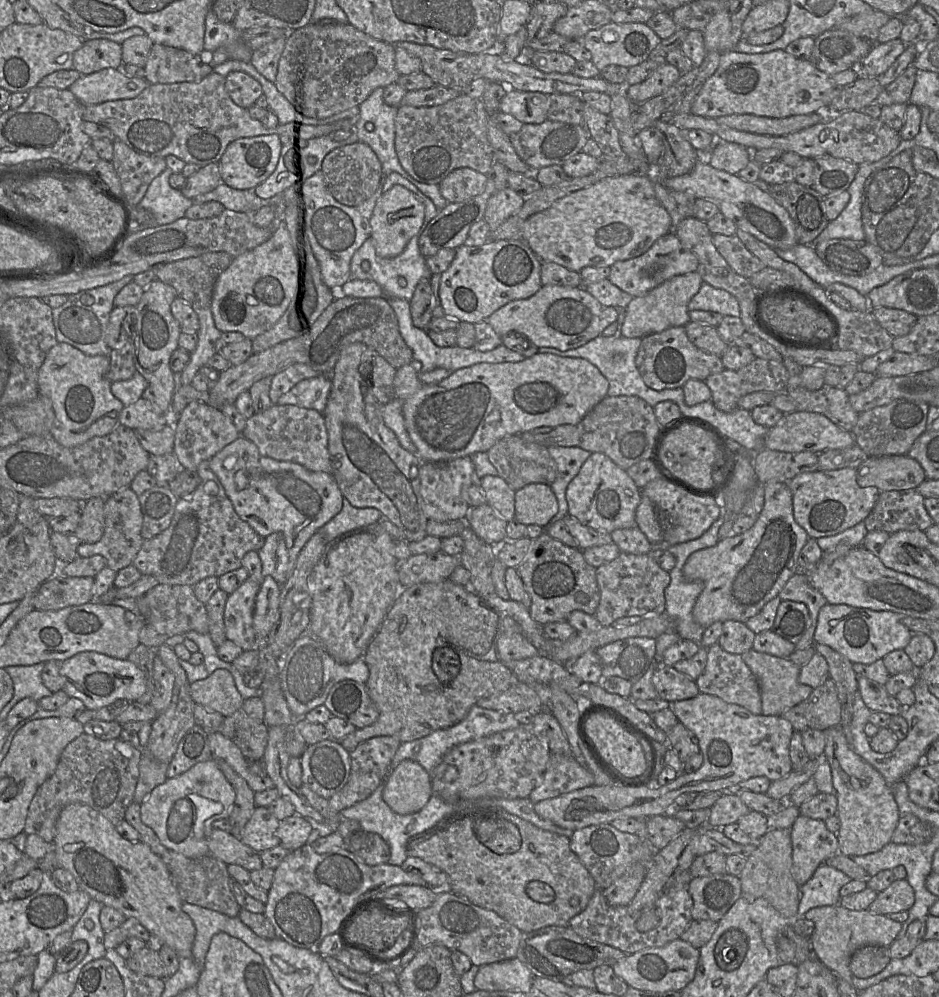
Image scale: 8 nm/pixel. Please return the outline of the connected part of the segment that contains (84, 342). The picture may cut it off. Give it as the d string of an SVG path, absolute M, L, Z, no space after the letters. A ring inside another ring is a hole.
M127 275L110 284L68 295L68 300L63 305L52 308L57 341L70 344L89 356L104 355L109 357L111 348L106 343L106 330L114 308L114 298L131 281L133 281L133 275ZM84 294L94 298L92 305L84 305L81 302L81 296Z

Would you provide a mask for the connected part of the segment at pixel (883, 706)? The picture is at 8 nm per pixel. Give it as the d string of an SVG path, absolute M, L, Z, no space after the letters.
M857 675L857 684L861 698L869 710L901 715L903 705L887 692L884 685L861 675Z

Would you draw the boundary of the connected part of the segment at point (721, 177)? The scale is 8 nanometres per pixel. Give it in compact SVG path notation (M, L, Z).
M702 157L689 173L666 178L665 186L669 190L687 192L697 199L711 201L719 208L720 213L732 220L737 227L773 249L787 250L798 244L795 225L788 211L768 192L761 190L754 183L744 181L738 175L712 167Z

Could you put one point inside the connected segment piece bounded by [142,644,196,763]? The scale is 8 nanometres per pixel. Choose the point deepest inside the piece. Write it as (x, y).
(168, 728)

